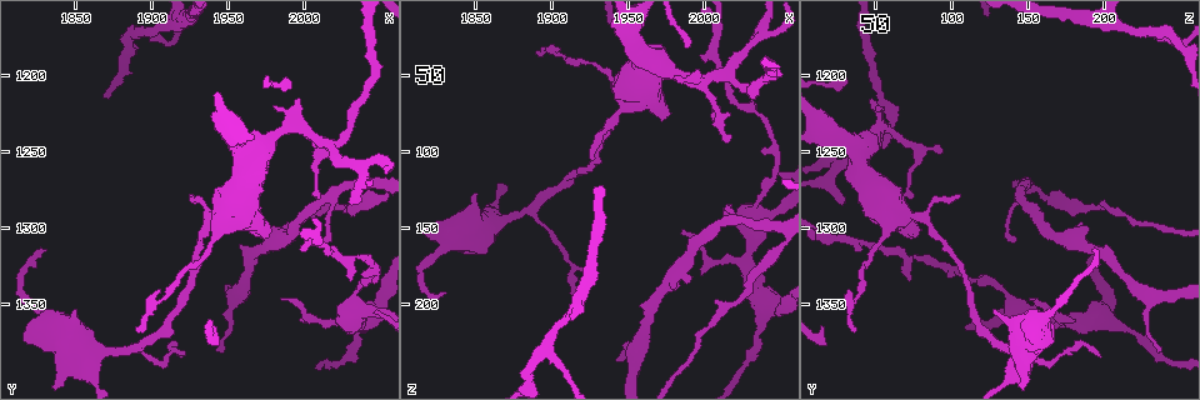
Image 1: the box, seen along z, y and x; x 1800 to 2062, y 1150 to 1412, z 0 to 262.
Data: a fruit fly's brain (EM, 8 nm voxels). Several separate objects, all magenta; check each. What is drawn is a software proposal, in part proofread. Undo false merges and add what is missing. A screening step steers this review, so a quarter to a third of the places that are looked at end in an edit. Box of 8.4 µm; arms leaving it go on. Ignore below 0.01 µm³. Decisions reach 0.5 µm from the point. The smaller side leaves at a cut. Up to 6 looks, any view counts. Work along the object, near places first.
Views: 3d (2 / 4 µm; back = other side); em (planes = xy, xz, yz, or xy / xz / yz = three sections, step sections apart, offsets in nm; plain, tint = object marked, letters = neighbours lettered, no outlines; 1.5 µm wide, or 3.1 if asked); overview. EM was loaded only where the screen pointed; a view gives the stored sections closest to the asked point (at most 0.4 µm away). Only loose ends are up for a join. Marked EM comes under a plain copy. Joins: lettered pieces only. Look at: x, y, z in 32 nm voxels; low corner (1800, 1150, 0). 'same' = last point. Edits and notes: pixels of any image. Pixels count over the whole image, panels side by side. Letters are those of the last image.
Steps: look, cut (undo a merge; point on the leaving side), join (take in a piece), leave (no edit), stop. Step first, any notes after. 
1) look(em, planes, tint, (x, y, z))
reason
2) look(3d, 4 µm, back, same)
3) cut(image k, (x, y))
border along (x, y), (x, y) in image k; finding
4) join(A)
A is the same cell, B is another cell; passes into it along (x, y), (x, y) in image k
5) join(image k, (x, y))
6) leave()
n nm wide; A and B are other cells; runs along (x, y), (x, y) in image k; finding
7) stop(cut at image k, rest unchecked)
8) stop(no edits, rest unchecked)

look(em, planes, letters, (2008, 1280, 76))
an open end

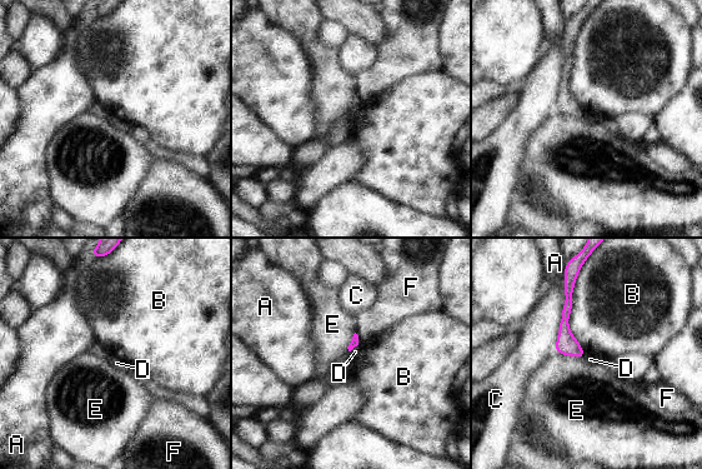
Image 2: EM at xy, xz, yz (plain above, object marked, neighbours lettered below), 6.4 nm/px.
leave()
B touches over 550 nm; A, B, C, D, E and F are other cells; none of them fits

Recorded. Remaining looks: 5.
look(em, planes, letters, (2034, 1370, 220))
sudden change in width

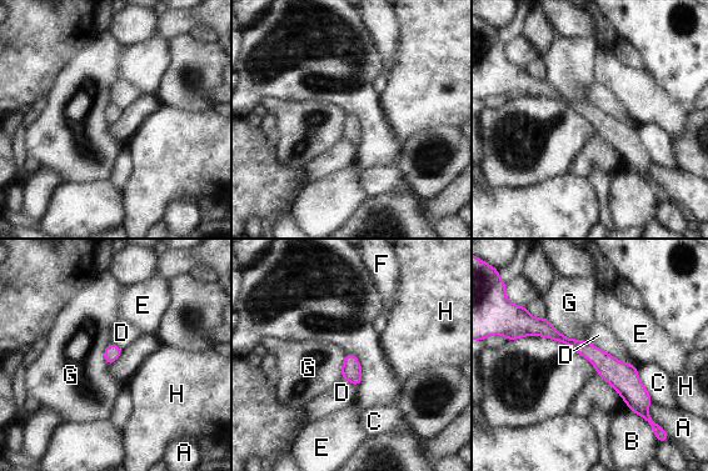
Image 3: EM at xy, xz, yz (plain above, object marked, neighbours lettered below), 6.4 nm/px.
leave()
A, B, C, D, E, F, G and H are other cells; border along (546, 317), (566, 336), (587, 341) in image 3; one neuron here

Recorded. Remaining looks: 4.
look(3d, 2 µm, (1830, 1312, 194))

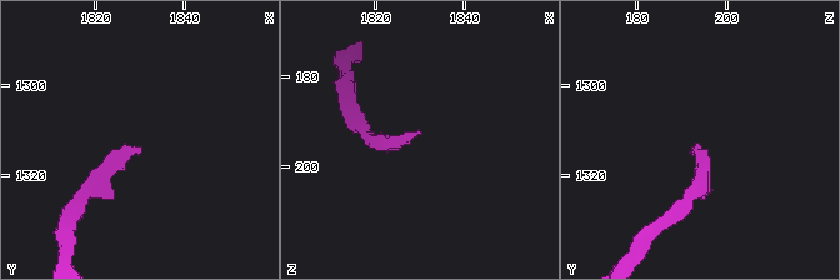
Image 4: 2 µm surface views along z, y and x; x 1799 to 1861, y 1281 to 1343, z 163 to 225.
look(em, planes, letters, (1831, 1315, 193))
now the EM

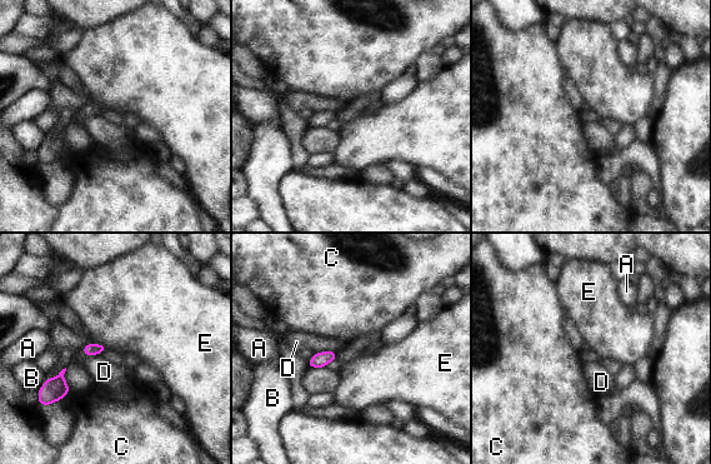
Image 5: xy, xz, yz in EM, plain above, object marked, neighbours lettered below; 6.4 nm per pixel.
leave()
A, B, C, D and E are other cells; border along (99, 343), (108, 347) in image 5; none of them fits

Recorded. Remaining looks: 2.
stop(no edits, rest unchecked)

